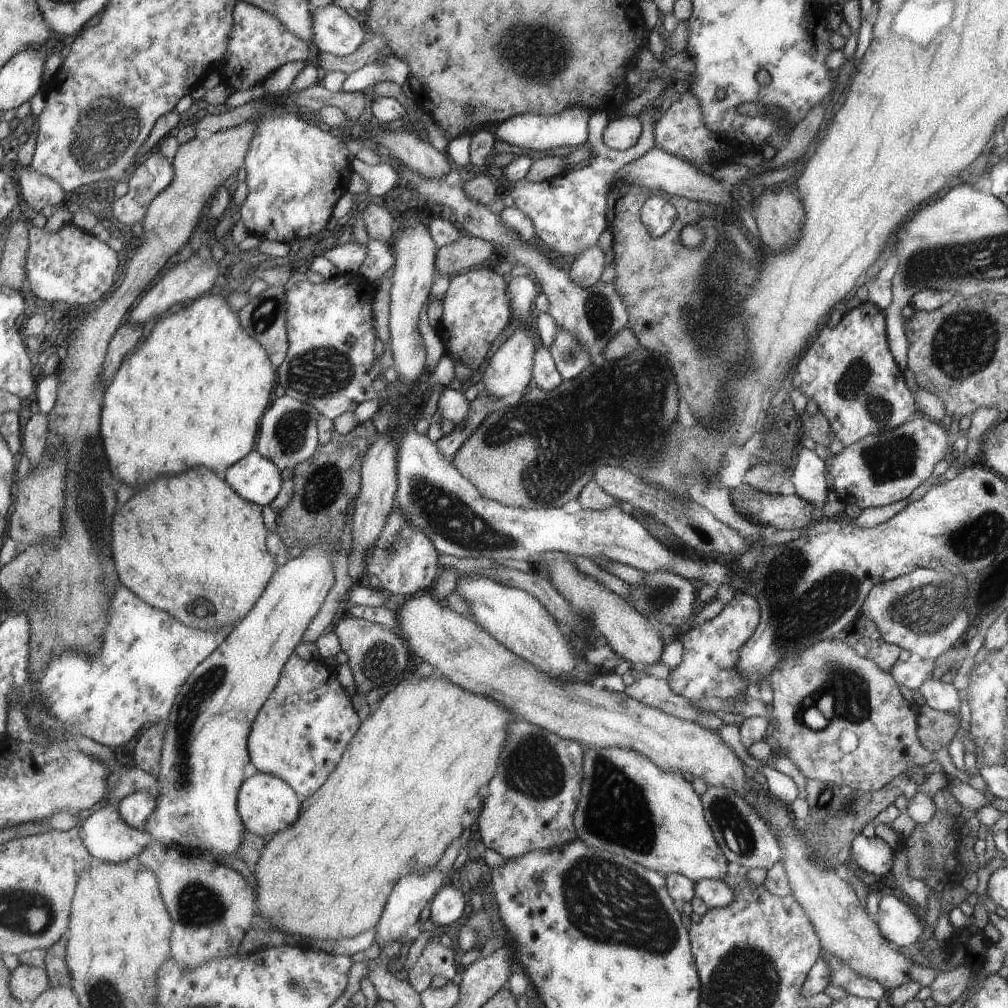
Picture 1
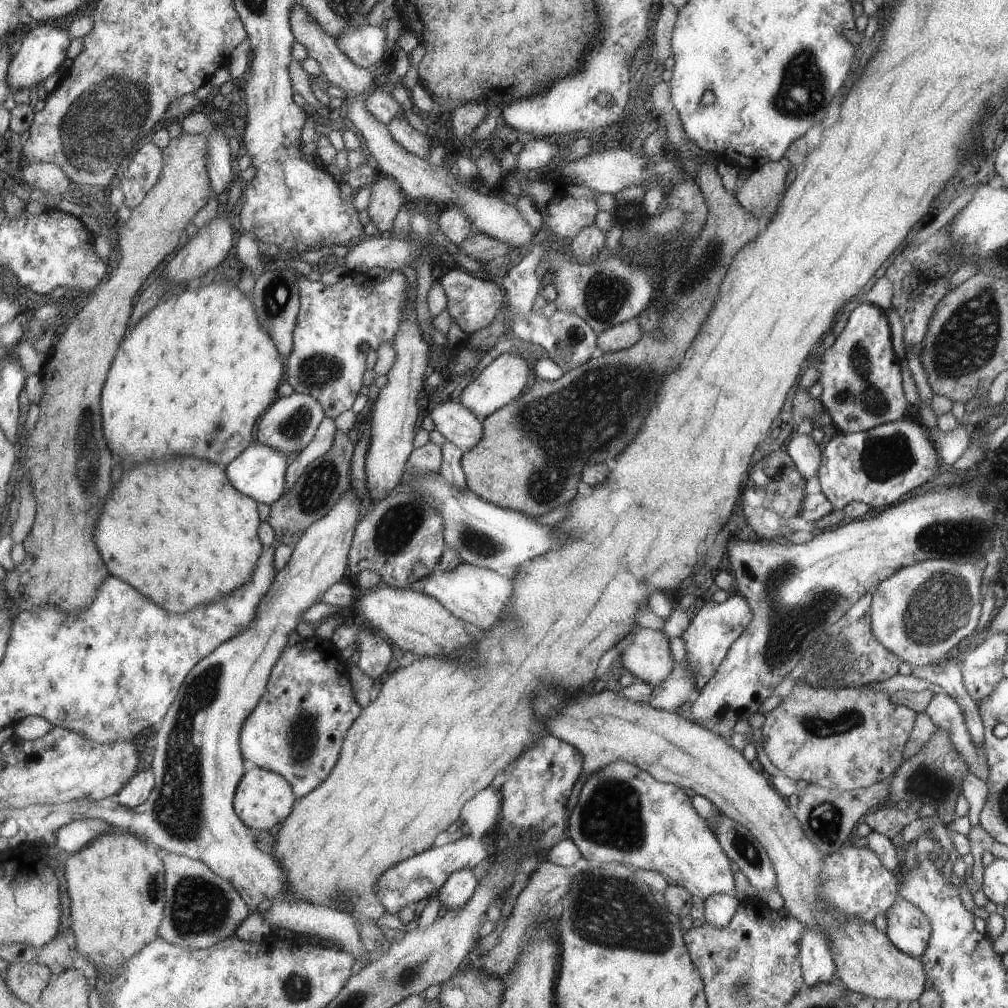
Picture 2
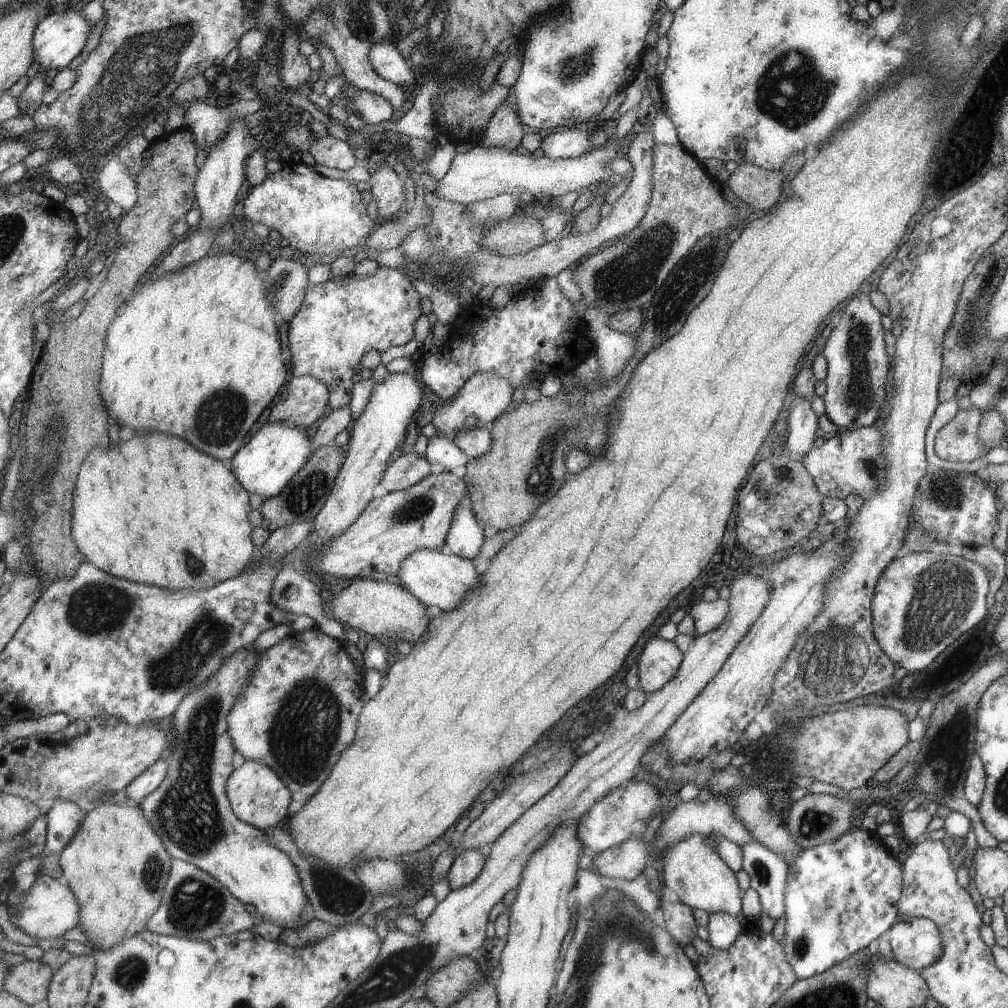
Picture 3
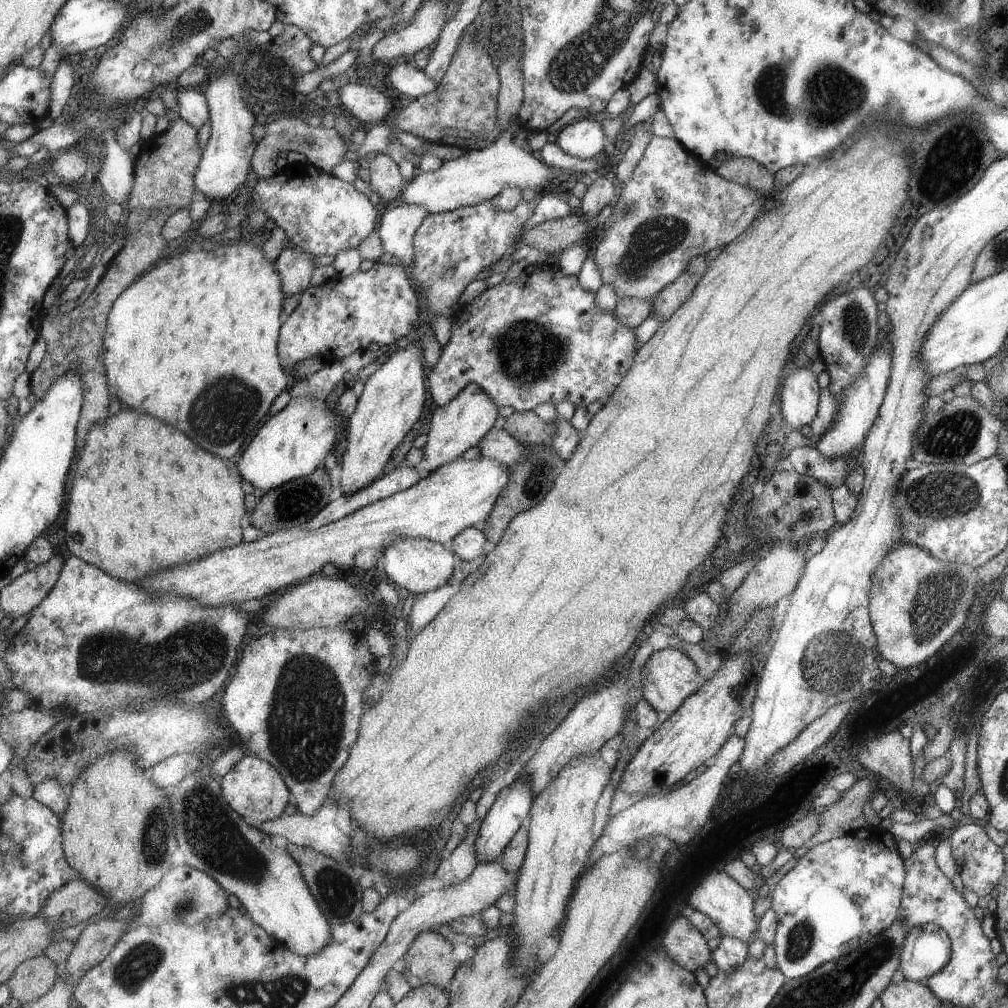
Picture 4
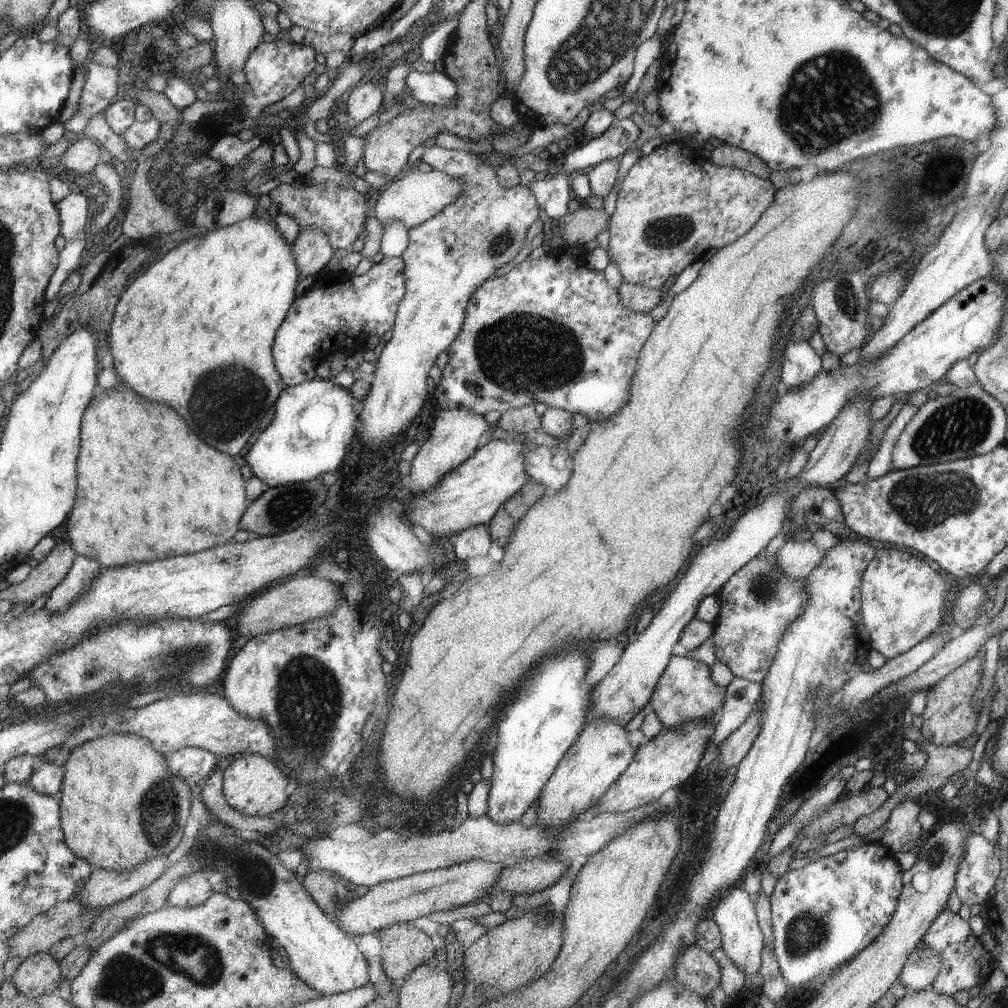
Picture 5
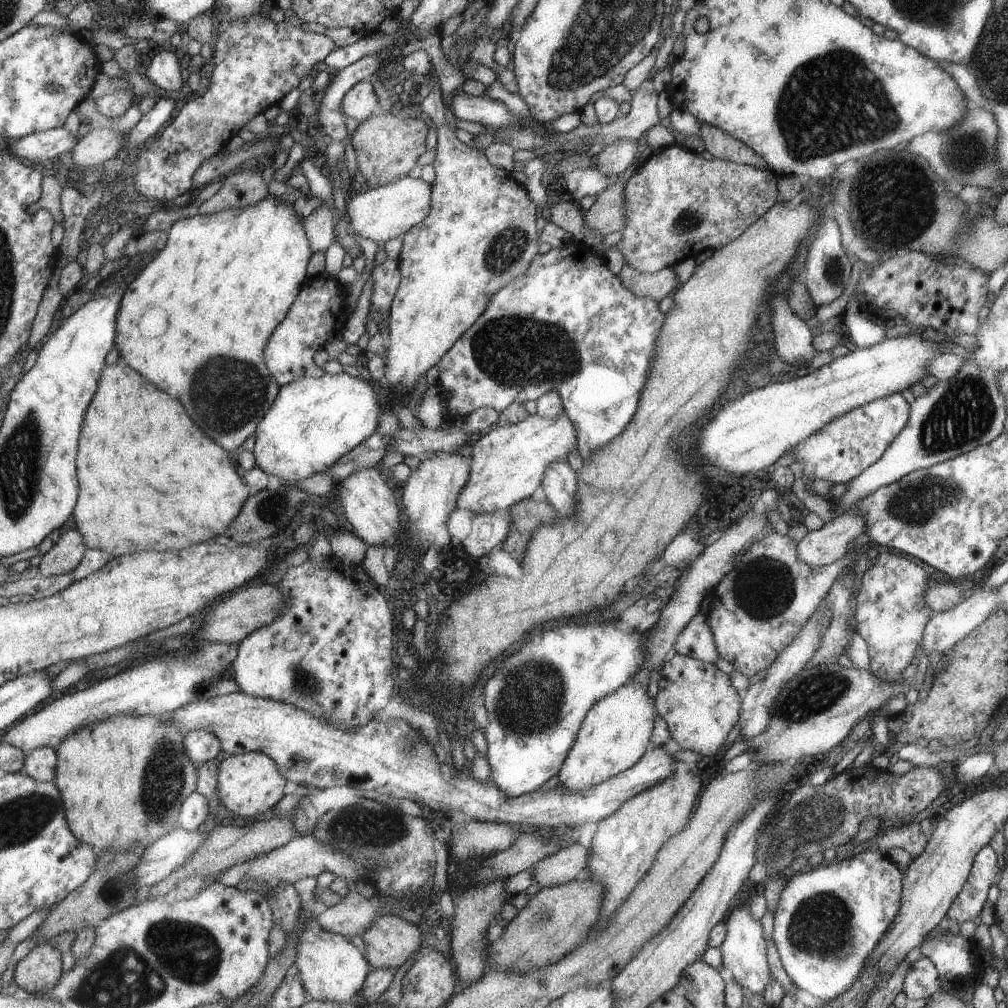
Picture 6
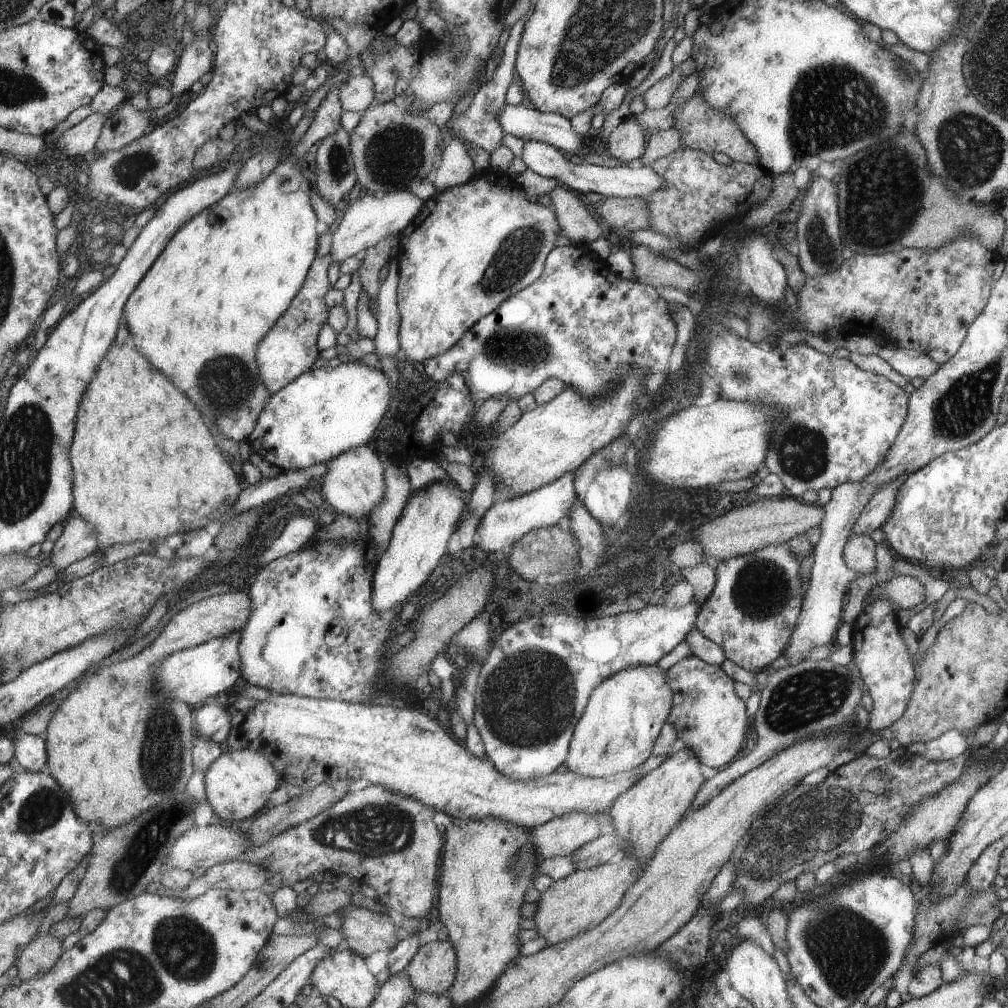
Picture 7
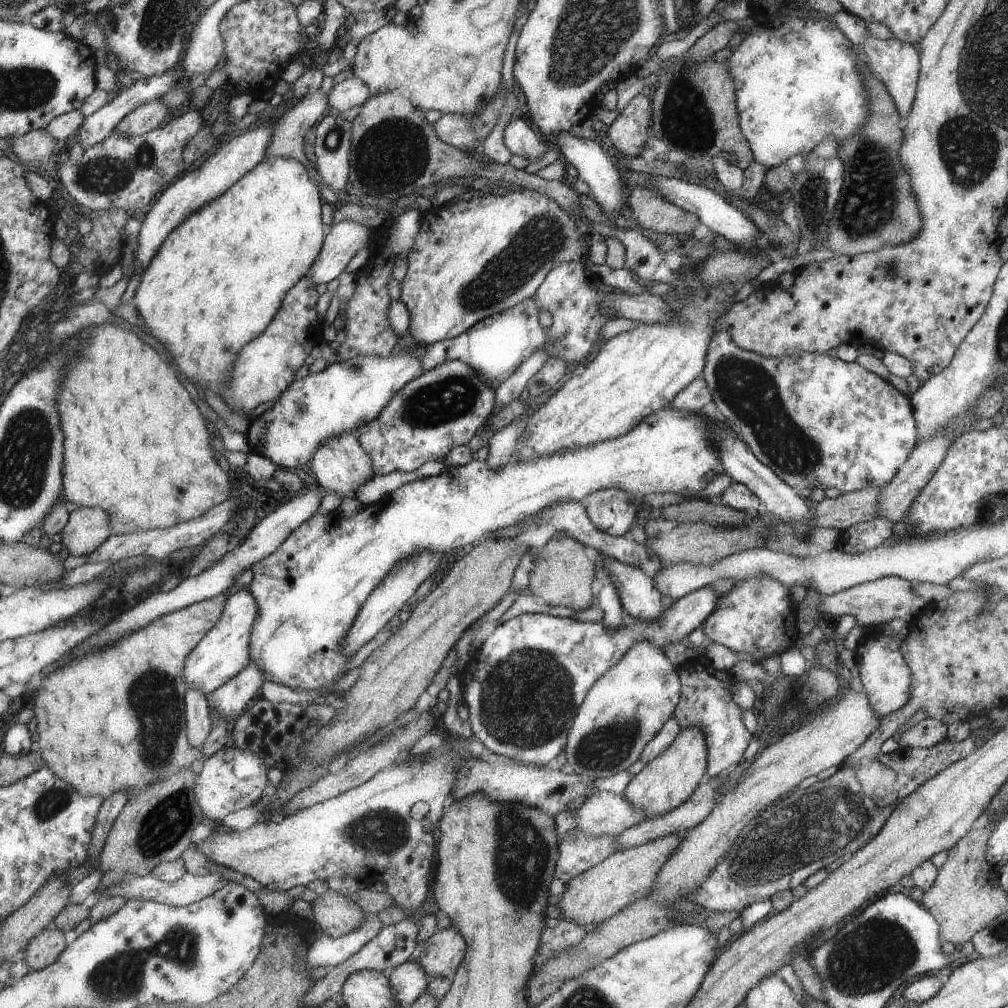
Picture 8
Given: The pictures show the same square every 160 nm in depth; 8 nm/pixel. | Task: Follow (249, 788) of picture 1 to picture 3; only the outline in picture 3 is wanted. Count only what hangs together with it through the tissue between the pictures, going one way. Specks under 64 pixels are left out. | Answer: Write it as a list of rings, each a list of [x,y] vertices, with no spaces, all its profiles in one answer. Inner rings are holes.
[[[246,760],[240,767],[236,767],[226,785],[233,810],[242,821],[266,831],[285,824],[289,819],[287,814],[293,793],[273,767],[259,761]]]

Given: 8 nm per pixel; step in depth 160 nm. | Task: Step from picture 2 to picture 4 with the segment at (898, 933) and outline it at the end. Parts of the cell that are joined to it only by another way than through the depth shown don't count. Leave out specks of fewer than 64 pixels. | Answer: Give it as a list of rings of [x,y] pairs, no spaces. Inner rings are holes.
[[[931,922],[907,930],[900,953],[899,969],[909,981],[922,982],[936,974],[950,958],[950,939]]]

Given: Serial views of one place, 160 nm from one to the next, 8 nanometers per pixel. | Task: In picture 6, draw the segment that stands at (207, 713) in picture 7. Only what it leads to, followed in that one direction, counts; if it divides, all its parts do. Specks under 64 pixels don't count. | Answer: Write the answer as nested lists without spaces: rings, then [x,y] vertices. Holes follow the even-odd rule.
[[[205,728],[188,733],[184,743],[189,758],[192,758],[197,768],[206,762],[220,760],[224,756],[219,738]]]

